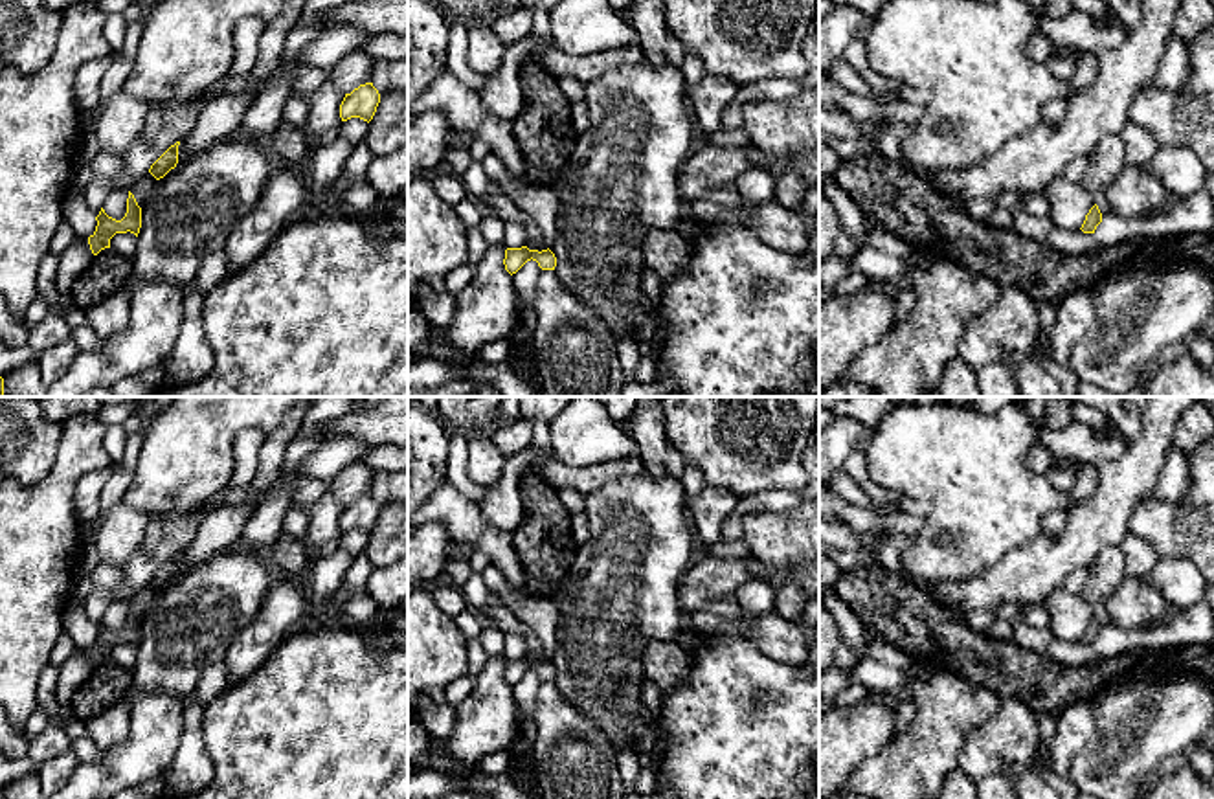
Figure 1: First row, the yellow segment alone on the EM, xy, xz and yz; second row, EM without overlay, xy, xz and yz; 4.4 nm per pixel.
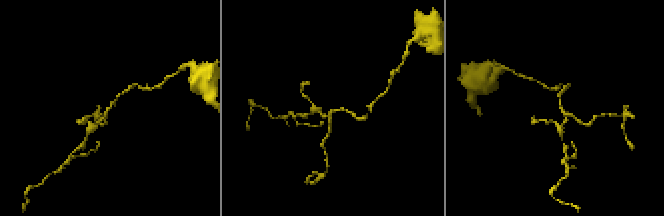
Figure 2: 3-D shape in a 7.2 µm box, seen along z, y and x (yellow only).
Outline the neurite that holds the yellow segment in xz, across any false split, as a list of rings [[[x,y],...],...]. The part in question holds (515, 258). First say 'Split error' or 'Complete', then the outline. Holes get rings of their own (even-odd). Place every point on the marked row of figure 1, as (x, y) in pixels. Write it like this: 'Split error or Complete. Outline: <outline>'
Complete. Outline: [[[527,246],[507,248],[503,264],[505,270],[512,276],[531,259],[536,261],[542,270],[555,270],[556,266],[556,257],[549,248],[538,252],[538,250],[529,250]]]

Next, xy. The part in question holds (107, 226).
Complete. Outline: [[[129,191],[127,213],[121,220],[108,217],[103,208],[96,220],[96,231],[88,237],[88,244],[94,255],[97,255],[105,248],[110,248],[110,239],[116,233],[130,231],[138,237],[141,228],[141,208],[138,206],[134,195]]]

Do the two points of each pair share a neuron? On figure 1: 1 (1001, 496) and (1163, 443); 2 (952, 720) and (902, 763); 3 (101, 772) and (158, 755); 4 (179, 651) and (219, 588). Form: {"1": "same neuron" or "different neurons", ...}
{"1": "different neurons", "2": "same neuron", "3": "same neuron", "4": "same neuron"}

